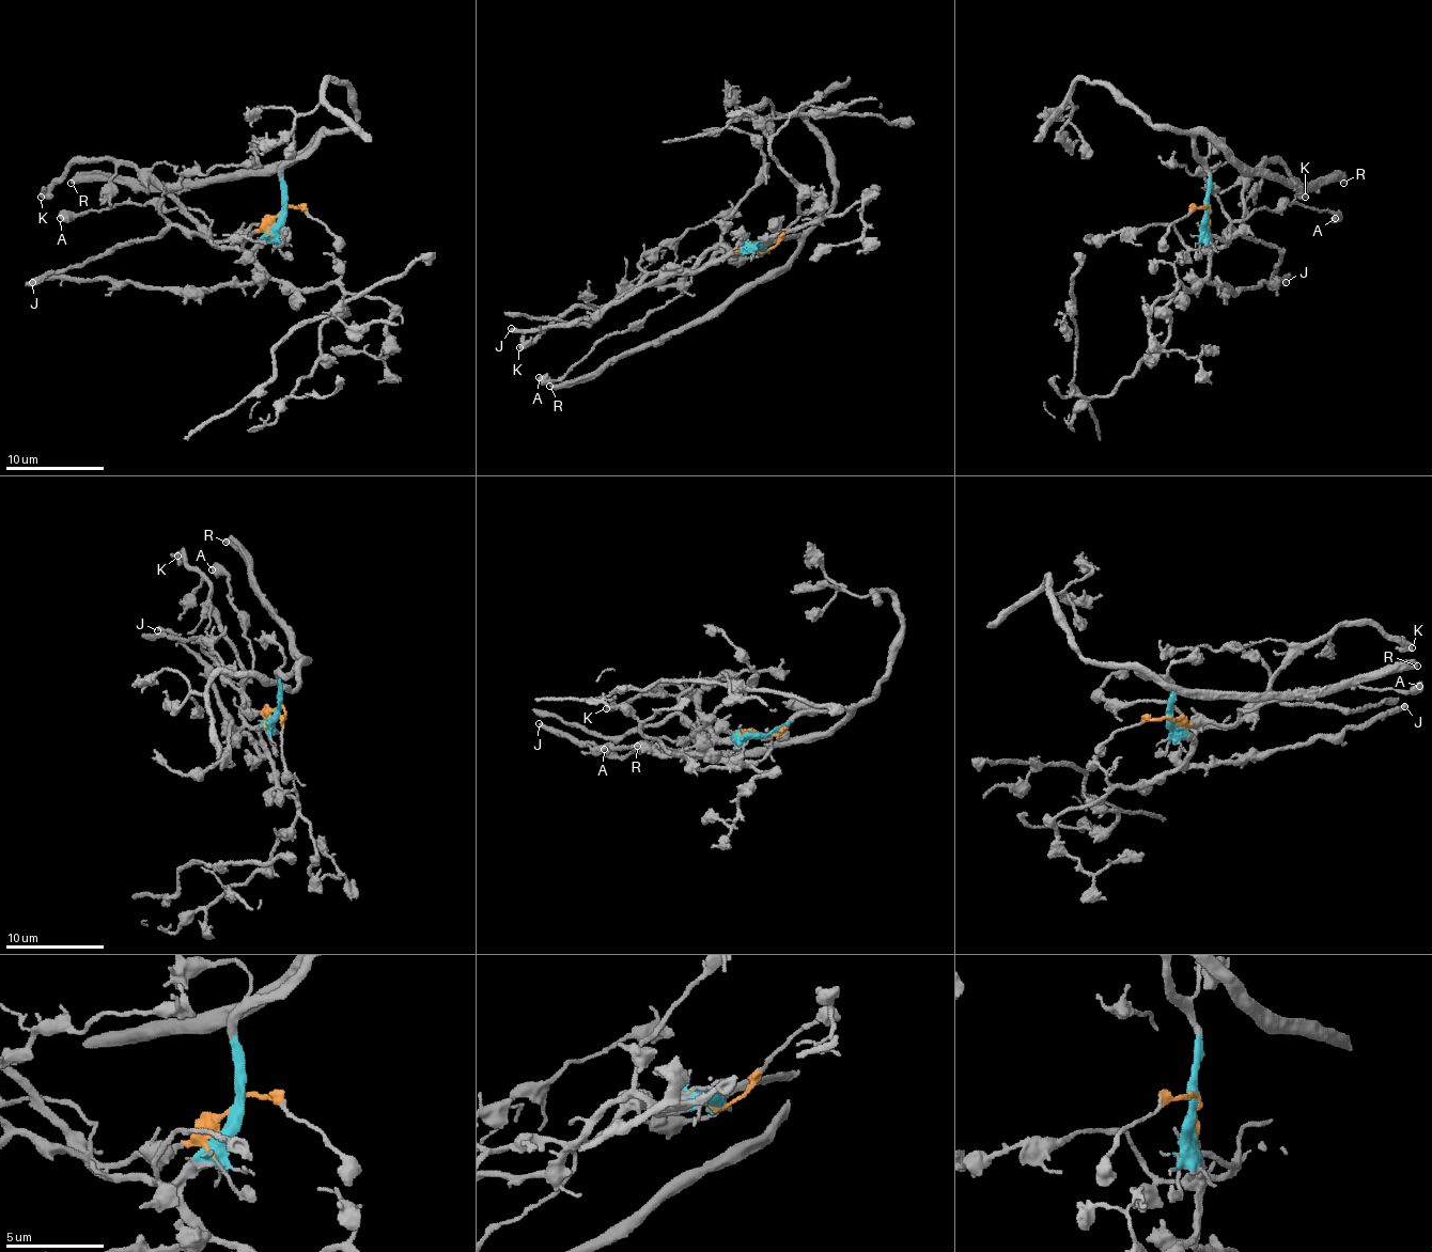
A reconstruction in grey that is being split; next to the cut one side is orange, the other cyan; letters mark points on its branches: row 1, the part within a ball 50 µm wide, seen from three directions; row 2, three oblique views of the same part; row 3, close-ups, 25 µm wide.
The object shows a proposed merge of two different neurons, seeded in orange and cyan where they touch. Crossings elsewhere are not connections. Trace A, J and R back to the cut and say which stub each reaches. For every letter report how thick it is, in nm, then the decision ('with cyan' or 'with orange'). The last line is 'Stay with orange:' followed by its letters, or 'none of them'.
A: calibre 650 nm; with orange
J: calibre 300 nm; with cyan
R: calibre 440 nm; with cyan
Stay with orange: A

